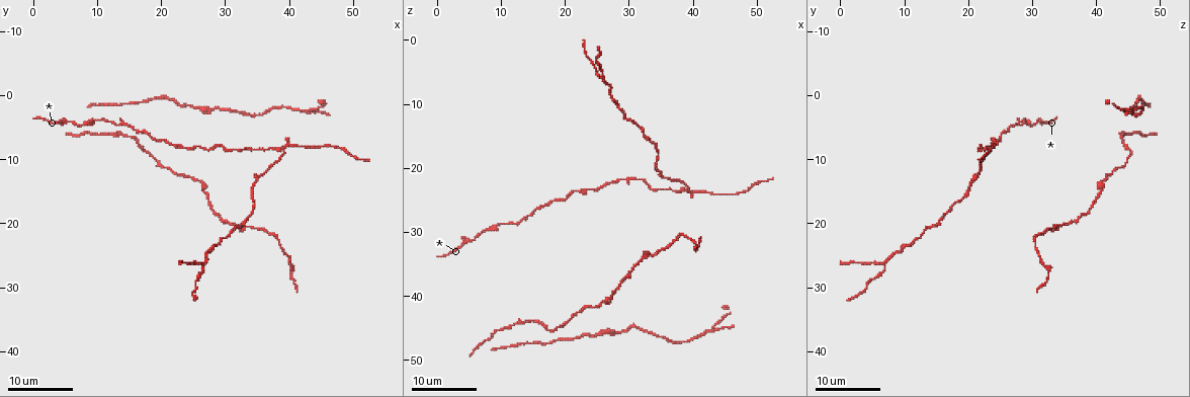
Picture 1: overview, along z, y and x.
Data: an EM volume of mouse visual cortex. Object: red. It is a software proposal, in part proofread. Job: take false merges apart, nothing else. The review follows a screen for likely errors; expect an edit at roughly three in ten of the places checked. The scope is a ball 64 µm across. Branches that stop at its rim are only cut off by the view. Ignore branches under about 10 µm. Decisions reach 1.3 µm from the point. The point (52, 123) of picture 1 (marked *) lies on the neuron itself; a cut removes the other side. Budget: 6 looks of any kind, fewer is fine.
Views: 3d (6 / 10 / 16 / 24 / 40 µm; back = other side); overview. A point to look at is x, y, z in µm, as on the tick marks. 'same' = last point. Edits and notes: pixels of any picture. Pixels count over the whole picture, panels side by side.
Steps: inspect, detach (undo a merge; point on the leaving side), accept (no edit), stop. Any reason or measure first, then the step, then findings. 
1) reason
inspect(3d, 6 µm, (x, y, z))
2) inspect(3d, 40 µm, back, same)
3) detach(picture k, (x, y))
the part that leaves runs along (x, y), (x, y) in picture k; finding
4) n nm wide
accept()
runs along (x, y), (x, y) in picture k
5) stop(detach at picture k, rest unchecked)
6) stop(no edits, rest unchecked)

thick turns thin
inspect(3d, 24 µm, (17.5, 9.0, 45.5))

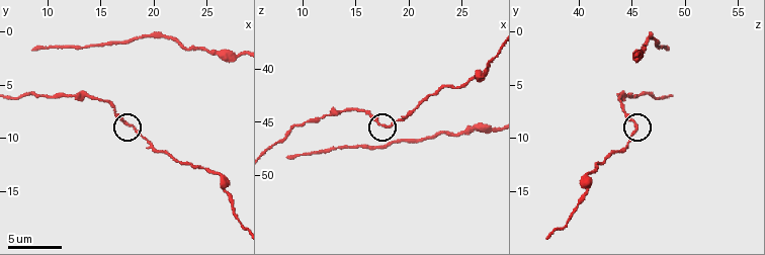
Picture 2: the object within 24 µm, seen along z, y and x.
inspect(3d, 10 µm, (18.2, 9.0, 45.6))

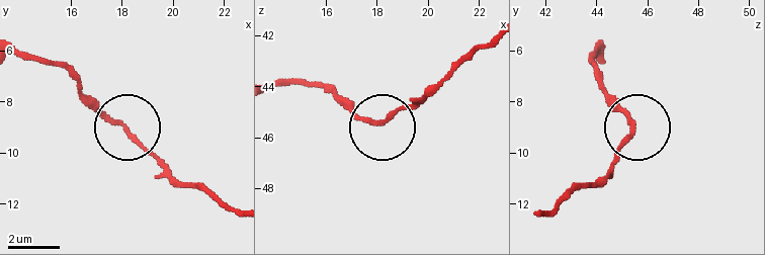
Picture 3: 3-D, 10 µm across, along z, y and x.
accept()
runs along (493, 34), (434, 93), (381, 124), (362, 119), (331, 89) in picture 3; all the same neuron

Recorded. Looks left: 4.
thick turns thin
inspect(3d, 6 µm, (27.8, 2.2, 45.8))

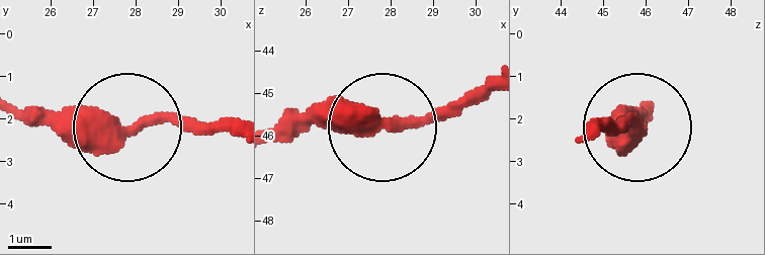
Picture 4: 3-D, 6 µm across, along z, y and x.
accept()
runs along (277, 129), (387, 129), (451, 117), (481, 99) in picture 4; continuous, no second neuron

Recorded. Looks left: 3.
inspect(3d, 24 µm, (39.0, 8.0, 23.5))

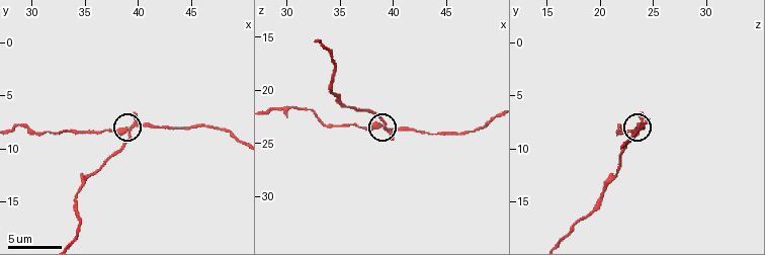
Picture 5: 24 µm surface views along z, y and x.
zoom in
inspect(3d, 6 µm, (39.0, 8.2, 23.4))

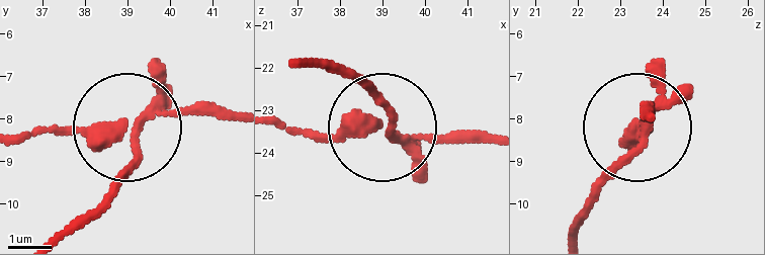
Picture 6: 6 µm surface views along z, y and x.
detach(picture 6, (153, 59))
the part that leaves runs along (145, 119), (123, 181), (58, 236) in picture 6; a second neuron is stuck on

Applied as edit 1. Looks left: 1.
stop(detach at picture 6, rest unchecked)

